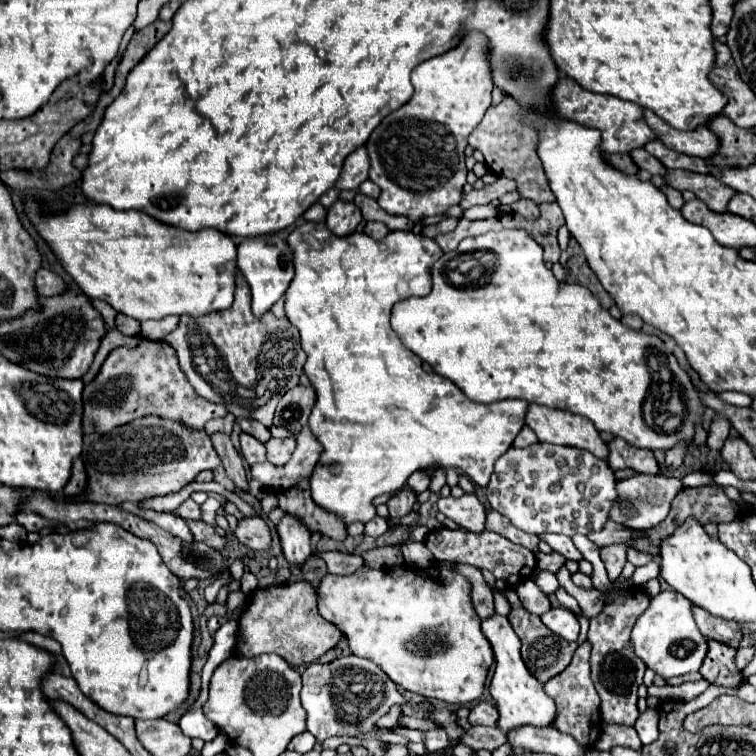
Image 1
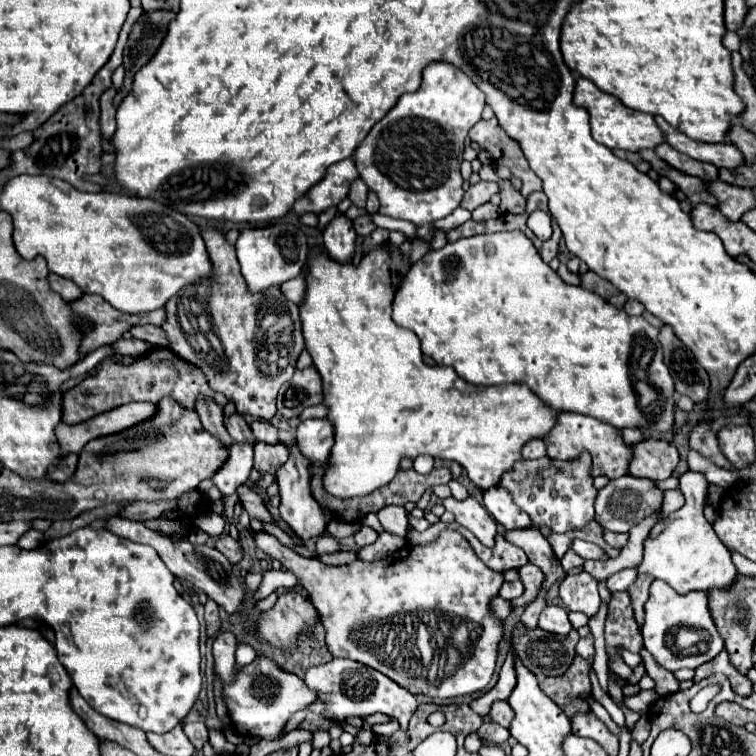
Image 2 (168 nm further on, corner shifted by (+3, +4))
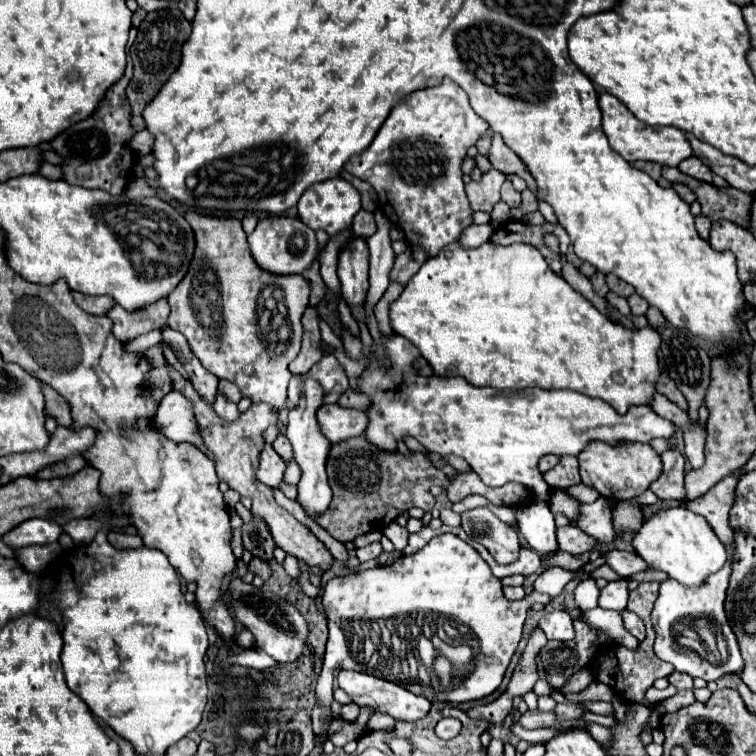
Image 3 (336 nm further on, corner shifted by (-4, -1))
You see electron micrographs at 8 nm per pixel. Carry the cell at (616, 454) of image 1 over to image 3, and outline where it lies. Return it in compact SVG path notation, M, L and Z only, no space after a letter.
M668 450L662 454L664 472L660 474L660 480L652 484L652 492L660 500L678 500L686 502L686 490L684 490L684 456L680 450Z

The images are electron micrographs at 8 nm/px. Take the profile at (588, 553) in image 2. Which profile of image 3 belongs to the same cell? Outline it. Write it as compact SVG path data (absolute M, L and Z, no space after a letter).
M612 550L612 552L606 552L606 560L608 560L608 566L614 572L622 574L624 578L630 578L632 574L638 574L638 572L644 572L650 568L636 552Z

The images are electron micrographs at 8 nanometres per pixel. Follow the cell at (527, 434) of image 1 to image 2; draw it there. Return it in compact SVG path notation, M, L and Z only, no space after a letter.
M531 439L523 445L521 455L523 459L539 459L539 455L547 455L547 453L545 453L545 445L541 439Z

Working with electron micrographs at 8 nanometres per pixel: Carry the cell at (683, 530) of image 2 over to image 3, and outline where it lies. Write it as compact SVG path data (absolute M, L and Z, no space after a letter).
M684 506L661 510L646 518L642 528L632 538L634 550L654 570L666 572L684 586L700 586L712 572L726 564L726 550L702 516L696 516Z

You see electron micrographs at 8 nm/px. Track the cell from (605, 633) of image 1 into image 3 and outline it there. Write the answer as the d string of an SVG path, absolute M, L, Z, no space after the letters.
M622 610L622 618L624 618L624 628L626 628L636 640L644 640L644 638L646 638L644 624L642 624L642 620L640 620L636 614L632 614L632 612L628 612L628 610Z

